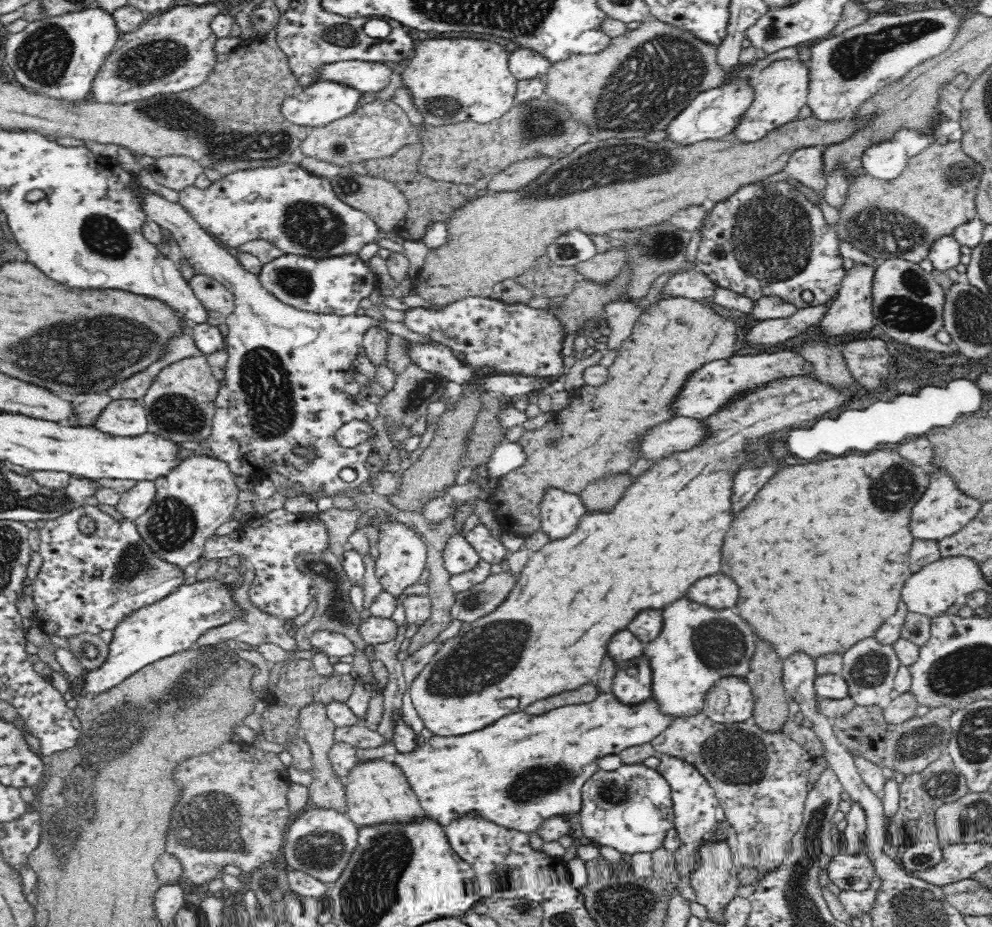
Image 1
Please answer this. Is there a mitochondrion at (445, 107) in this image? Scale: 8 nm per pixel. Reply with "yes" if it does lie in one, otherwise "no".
yes

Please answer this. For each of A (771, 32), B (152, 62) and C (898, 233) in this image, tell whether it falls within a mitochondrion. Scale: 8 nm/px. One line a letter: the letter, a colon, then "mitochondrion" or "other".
A: mitochondrion
B: mitochondrion
C: mitochondrion

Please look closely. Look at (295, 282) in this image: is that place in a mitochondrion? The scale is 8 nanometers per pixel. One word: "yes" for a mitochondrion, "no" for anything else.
yes

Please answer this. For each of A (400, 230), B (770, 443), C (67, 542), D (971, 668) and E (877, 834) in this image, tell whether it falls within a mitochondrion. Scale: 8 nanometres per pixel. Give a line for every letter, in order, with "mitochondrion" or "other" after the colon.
A: other
B: other
C: other
D: mitochondrion
E: other

